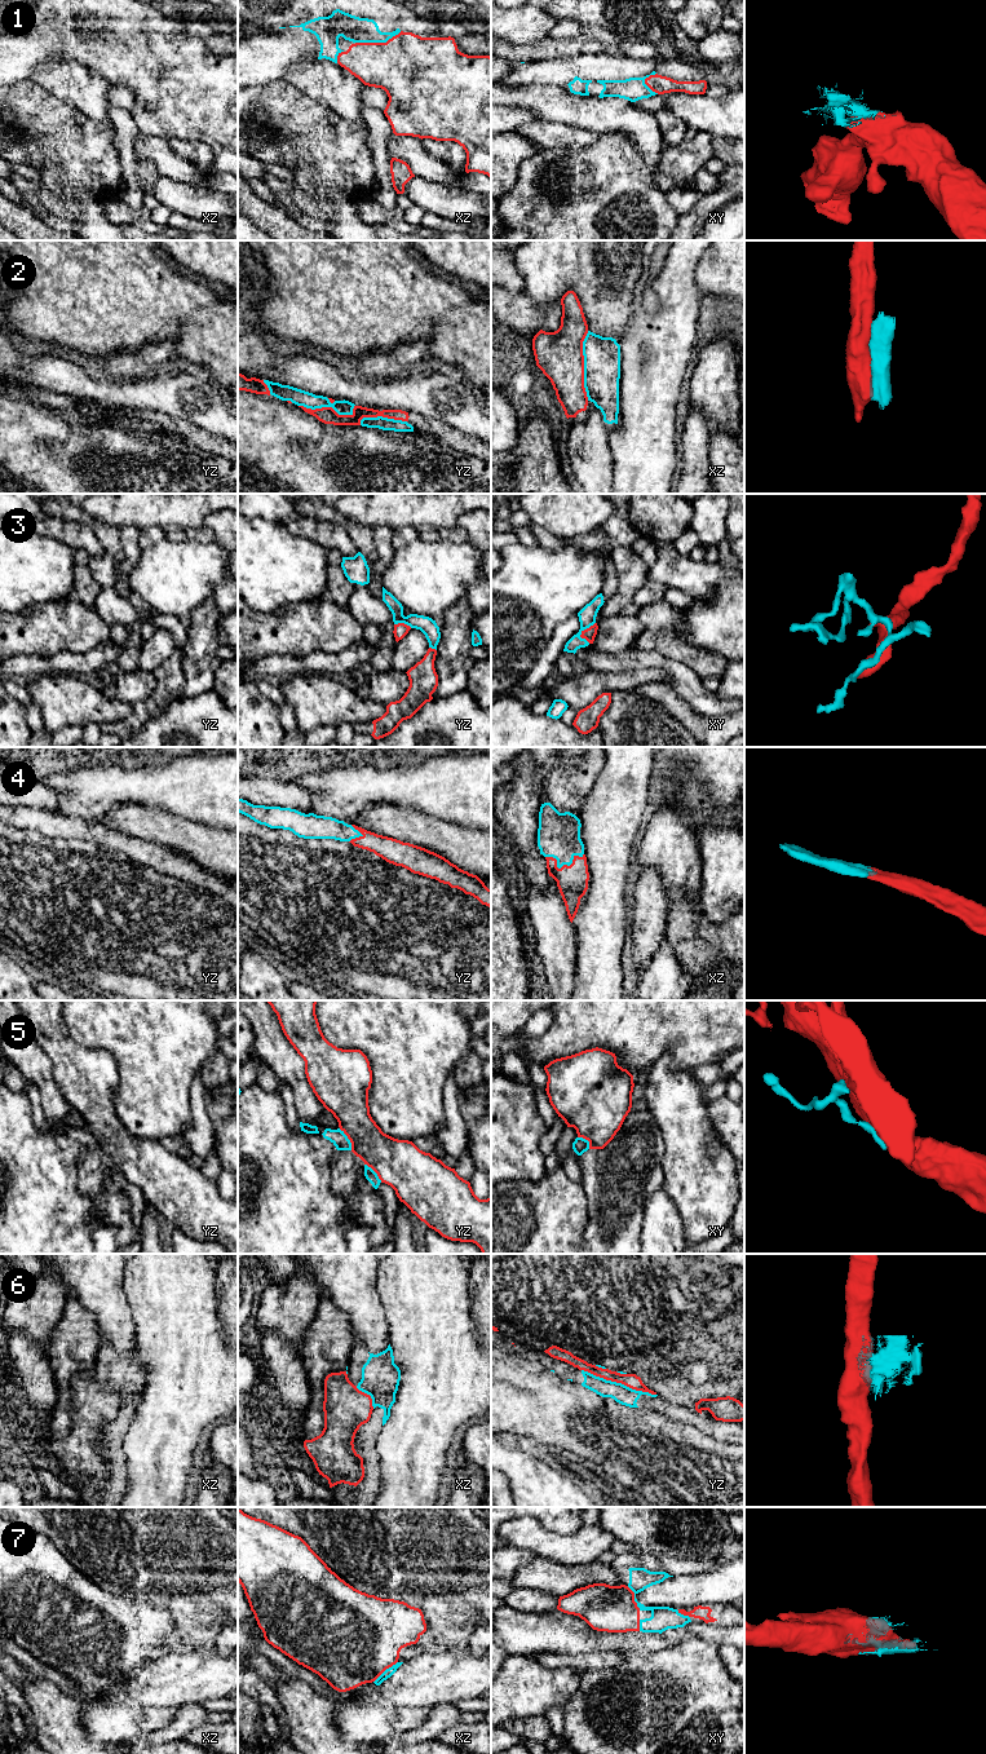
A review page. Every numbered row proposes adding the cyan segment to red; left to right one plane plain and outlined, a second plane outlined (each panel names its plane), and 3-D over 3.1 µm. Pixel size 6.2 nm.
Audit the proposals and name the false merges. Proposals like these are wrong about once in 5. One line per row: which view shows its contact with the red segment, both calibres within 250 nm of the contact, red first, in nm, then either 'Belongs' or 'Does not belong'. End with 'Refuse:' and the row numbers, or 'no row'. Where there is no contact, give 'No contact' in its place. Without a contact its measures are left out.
1: Touches red in xz. Thickness 420 nm (red) against 160 nm. Belongs
2: Touches red in xz. Thickness 300 nm (red) against 220 nm. Does not belong
3: Touches red in xy. Thickness 80 nm (red) against 110 nm. Belongs
4: Touches red in xz. Thickness 190 nm (red) against 280 nm. Belongs
5: Touches red in yz. Thickness 280 nm (red) against 100 nm. Belongs
6: Touches red in yz. Thickness 90 nm (red) against 120 nm. Does not belong
7: Touches red in xz. Thickness 500 nm (red) against 60 nm. Belongs
Refuse: 2, 6

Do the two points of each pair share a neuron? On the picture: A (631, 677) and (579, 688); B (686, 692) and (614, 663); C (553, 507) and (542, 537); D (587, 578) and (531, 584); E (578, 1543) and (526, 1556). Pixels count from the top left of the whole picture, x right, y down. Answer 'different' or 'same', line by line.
A: same
B: same
C: different
D: same
E: different

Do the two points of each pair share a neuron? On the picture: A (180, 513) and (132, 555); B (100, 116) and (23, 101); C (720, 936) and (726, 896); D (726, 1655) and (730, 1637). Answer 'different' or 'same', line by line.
A: different
B: different
C: different
D: different

